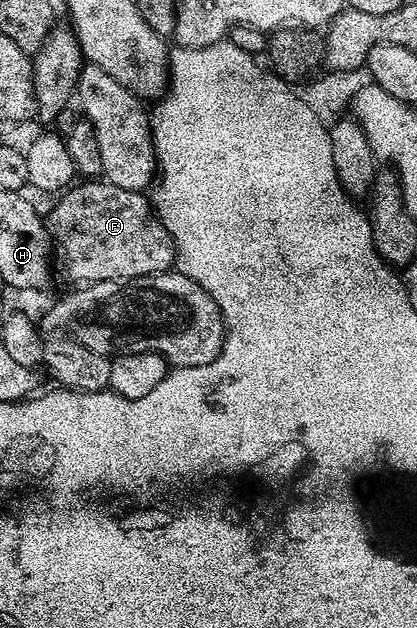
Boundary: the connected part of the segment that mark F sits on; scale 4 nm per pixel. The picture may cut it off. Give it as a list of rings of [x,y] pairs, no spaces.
[[[84,180],[82,184],[73,185],[71,189],[63,195],[64,199],[57,204],[52,210],[52,222],[54,227],[54,238],[60,242],[64,242],[64,266],[68,269],[68,274],[72,278],[77,278],[77,283],[91,284],[93,282],[105,282],[106,280],[114,280],[115,278],[137,278],[138,276],[150,276],[151,274],[165,273],[173,265],[174,262],[174,243],[169,237],[169,233],[158,225],[158,218],[150,209],[149,199],[138,190],[127,190],[126,188],[118,188],[114,184],[103,180]]]

